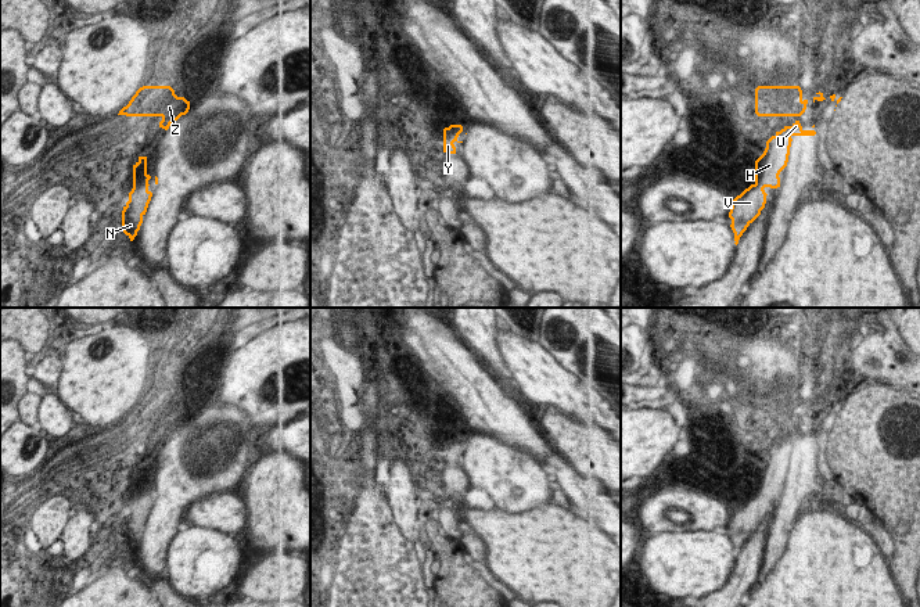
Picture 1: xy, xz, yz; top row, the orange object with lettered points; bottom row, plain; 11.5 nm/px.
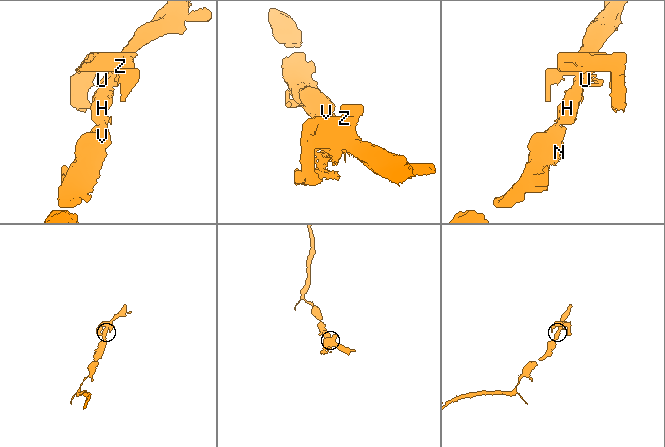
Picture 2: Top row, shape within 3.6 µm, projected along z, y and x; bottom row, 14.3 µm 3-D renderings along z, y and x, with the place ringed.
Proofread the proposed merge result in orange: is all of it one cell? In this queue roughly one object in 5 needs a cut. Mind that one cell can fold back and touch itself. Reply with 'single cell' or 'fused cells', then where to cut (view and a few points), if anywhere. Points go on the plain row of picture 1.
single cell | no cut

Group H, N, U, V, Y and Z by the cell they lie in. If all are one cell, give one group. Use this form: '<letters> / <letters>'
H N U V Y Z

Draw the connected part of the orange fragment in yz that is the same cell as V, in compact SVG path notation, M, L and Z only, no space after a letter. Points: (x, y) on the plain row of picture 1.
M799 431L784 437L766 452L763 464L755 471L755 493L733 510L729 528L734 543L734 554L747 538L761 525L766 514L765 498L780 498L780 482L787 477L793 446L815 446L816 442L804 441Z

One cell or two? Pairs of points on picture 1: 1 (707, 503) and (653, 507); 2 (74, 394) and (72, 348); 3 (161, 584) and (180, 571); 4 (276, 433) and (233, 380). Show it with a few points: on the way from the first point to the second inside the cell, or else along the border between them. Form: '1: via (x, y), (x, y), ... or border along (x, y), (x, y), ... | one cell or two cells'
1: via (693, 503), (667, 503) | one cell
2: via (74, 383), (74, 359) | one cell
3: border along (168, 579), (178, 592) | two cells
4: border along (295, 419), (265, 428) | two cells

